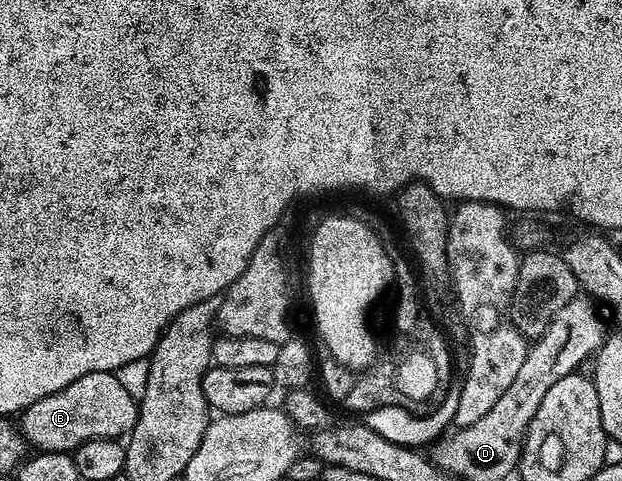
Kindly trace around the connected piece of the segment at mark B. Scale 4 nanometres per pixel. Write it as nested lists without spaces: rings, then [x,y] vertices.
[[[94,371],[90,375],[82,375],[82,379],[74,379],[74,383],[70,383],[62,391],[30,403],[30,407],[26,407],[19,414],[18,428],[25,442],[33,450],[42,453],[46,451],[72,453],[79,445],[90,439],[120,439],[131,433],[136,422],[137,408],[137,398],[132,397],[130,391],[122,387],[122,383],[118,383],[115,372]]]

